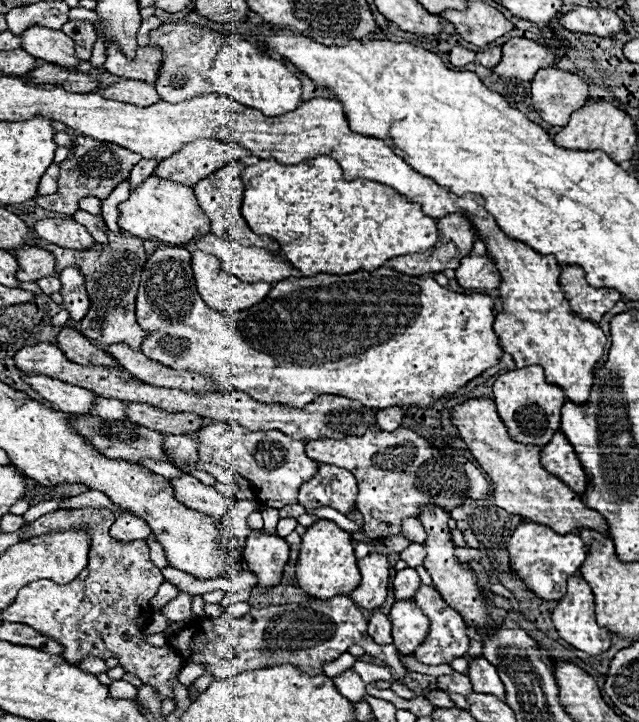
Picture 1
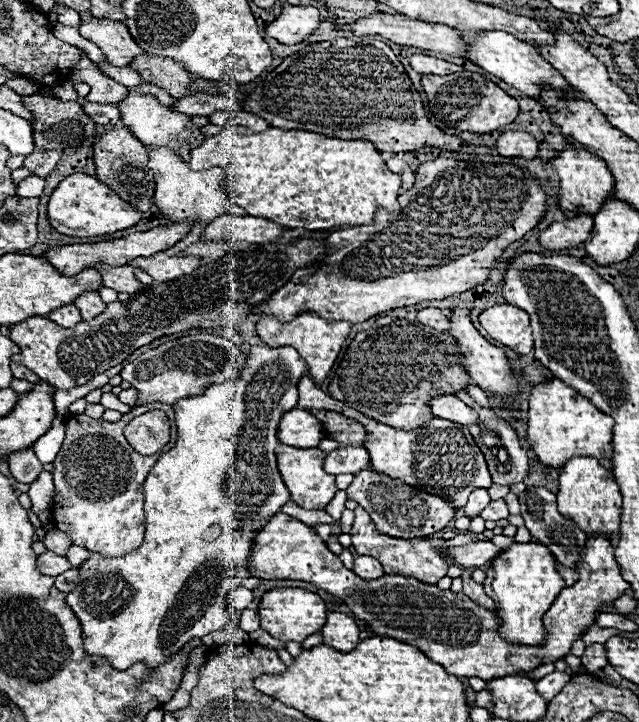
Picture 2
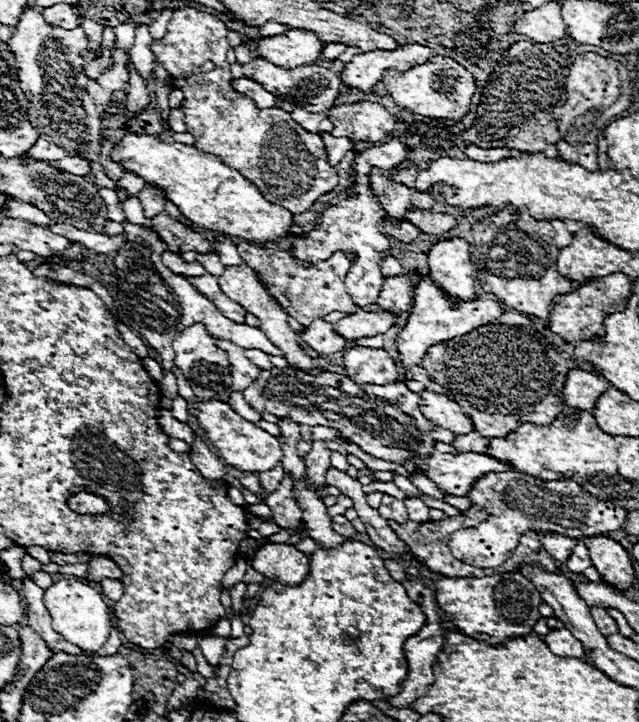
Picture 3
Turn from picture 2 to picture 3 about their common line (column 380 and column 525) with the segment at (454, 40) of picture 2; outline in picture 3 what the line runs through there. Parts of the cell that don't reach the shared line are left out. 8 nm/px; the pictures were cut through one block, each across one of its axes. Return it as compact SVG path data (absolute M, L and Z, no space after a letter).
M548 2L522 14L514 22L514 32L528 36L538 44L548 44L566 36L566 26L562 24L560 2Z

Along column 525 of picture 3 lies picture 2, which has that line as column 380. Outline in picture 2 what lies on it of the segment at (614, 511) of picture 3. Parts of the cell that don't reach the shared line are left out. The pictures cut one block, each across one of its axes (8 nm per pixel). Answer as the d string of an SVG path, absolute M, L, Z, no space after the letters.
M372 470L358 472L354 482L346 488L346 492L350 500L358 502L372 516L376 530L392 538L408 540L408 538L432 536L434 532L446 528L456 514L456 508L452 506L450 500L436 494L428 494L414 486L402 484L398 478L390 478Z

